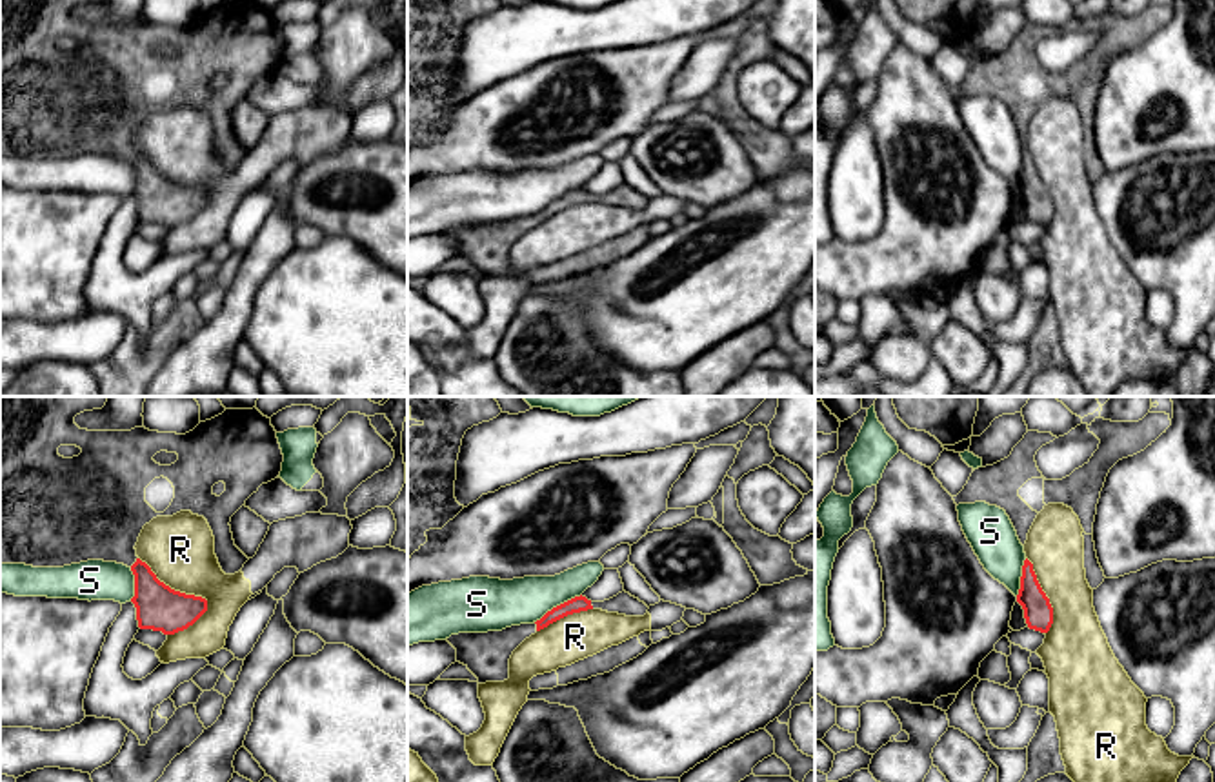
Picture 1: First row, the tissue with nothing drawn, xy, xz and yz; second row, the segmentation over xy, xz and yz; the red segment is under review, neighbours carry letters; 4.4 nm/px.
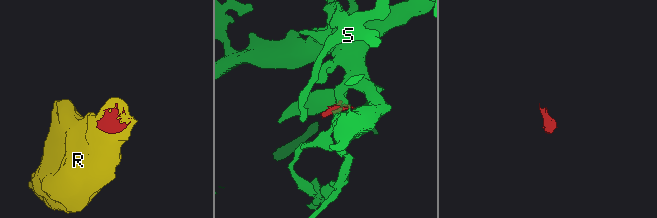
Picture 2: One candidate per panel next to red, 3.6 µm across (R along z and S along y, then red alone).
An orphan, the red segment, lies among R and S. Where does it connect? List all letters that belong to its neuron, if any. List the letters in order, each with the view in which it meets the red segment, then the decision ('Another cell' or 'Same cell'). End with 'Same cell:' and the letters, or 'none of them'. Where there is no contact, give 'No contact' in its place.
R: Touches red in xy. Another cell
S: Touches red in xz. Another cell
Same cell: none of them

